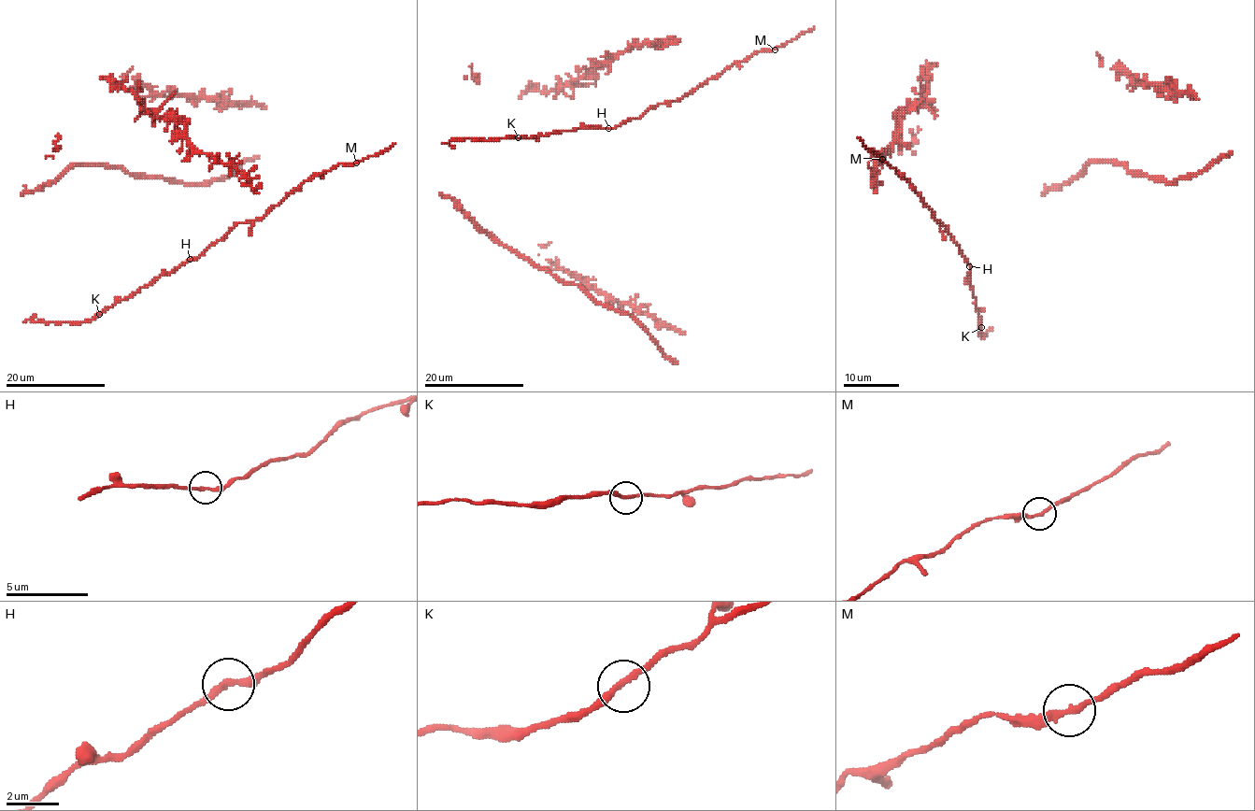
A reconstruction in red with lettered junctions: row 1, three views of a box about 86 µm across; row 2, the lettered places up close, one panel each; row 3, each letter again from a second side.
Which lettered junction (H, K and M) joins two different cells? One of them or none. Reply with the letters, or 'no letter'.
no letter

